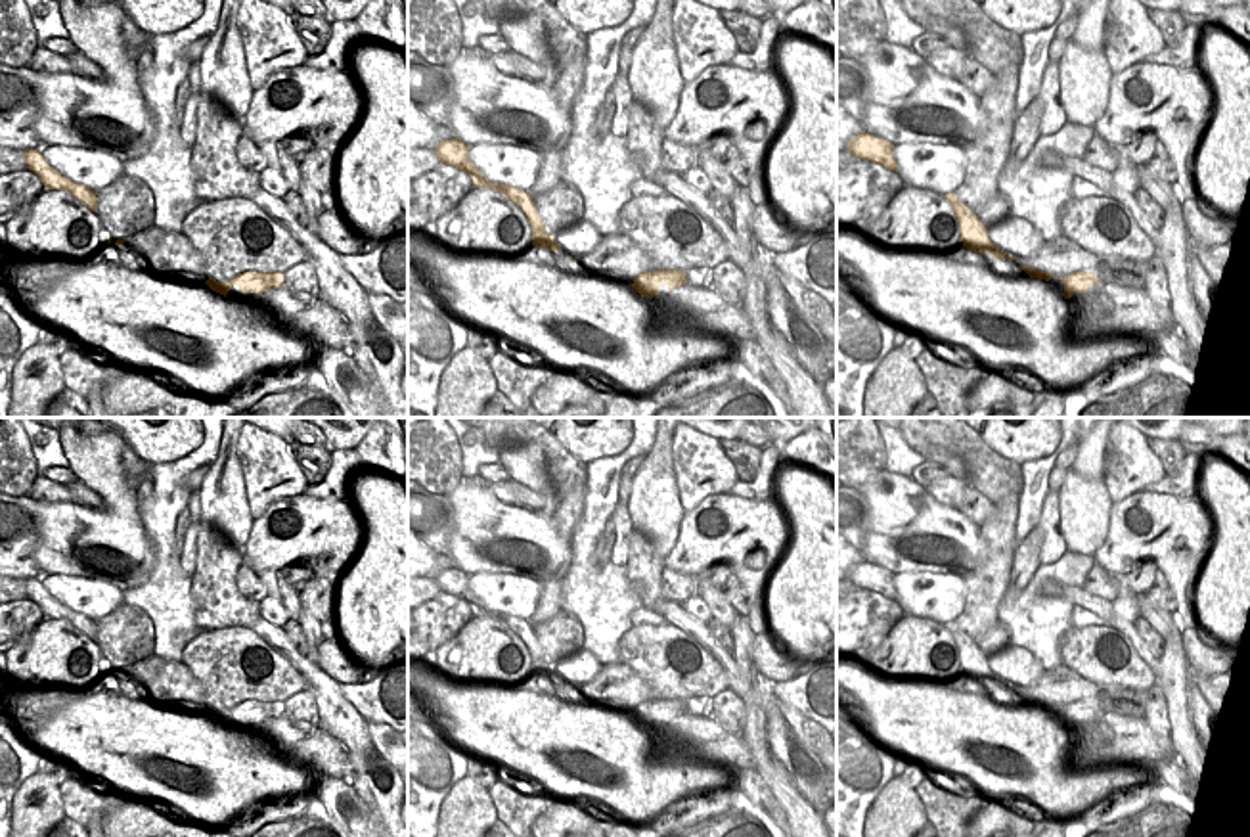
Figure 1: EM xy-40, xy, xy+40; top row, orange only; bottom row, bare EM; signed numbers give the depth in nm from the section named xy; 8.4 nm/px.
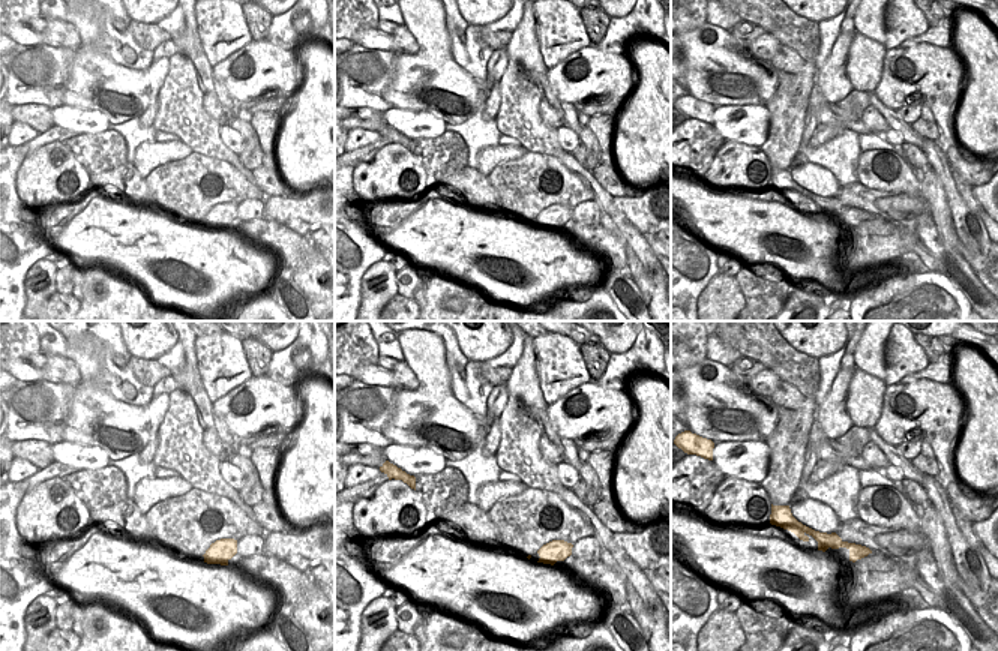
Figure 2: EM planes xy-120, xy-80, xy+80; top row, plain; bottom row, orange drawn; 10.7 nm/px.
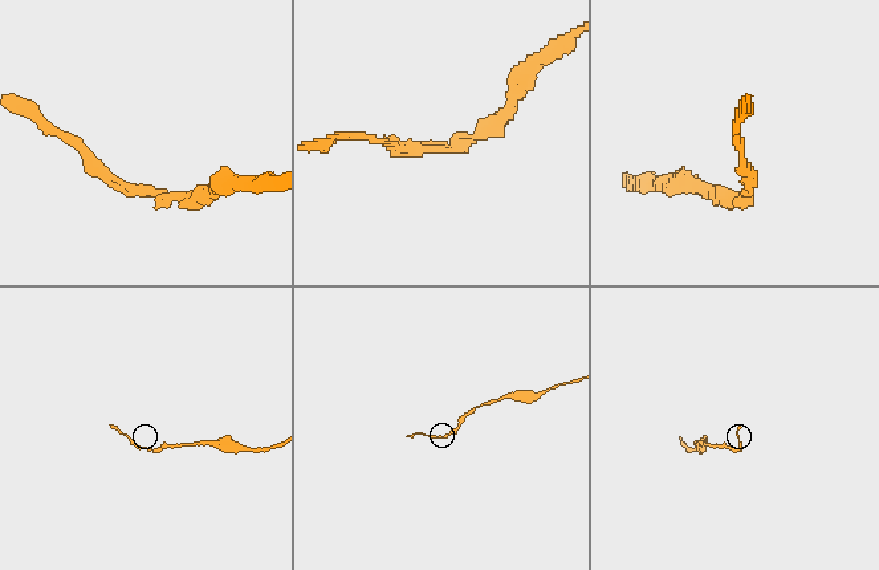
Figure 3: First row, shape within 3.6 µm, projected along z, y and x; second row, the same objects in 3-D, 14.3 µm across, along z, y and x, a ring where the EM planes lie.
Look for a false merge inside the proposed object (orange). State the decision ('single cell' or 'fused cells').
fused cells

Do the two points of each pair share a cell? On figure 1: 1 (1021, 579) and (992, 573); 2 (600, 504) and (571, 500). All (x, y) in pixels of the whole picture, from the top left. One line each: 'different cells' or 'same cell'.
1: different cells
2: different cells

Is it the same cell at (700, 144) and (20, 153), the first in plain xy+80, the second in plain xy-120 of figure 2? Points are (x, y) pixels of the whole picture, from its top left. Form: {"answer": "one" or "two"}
{"answer": "two"}

